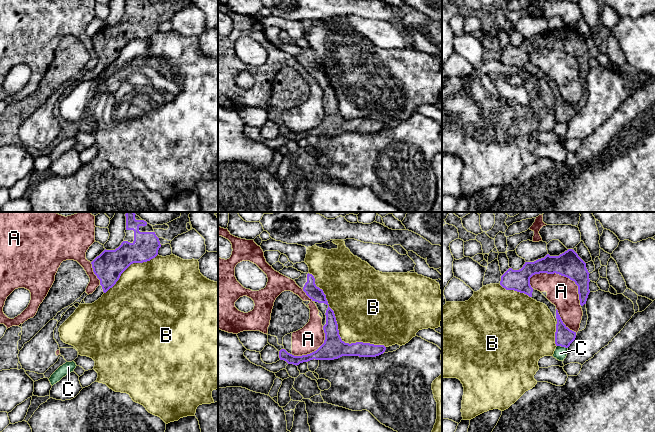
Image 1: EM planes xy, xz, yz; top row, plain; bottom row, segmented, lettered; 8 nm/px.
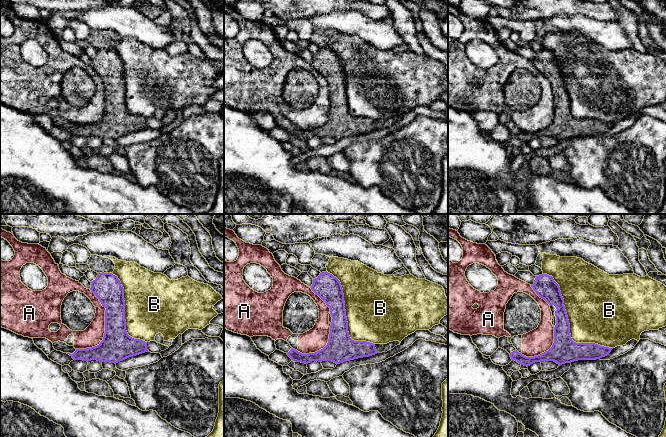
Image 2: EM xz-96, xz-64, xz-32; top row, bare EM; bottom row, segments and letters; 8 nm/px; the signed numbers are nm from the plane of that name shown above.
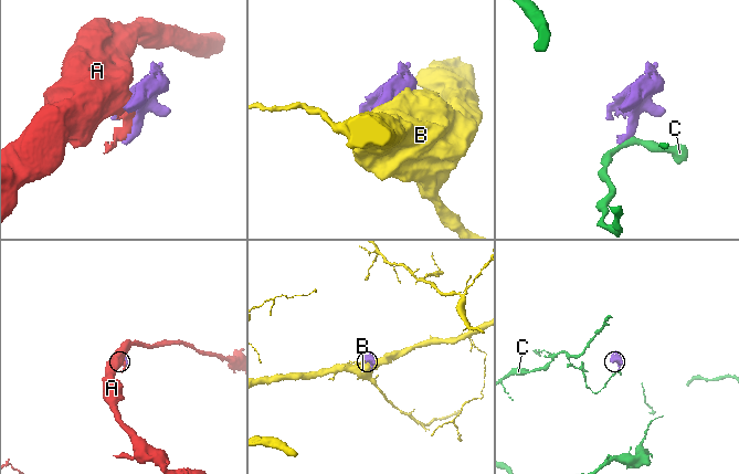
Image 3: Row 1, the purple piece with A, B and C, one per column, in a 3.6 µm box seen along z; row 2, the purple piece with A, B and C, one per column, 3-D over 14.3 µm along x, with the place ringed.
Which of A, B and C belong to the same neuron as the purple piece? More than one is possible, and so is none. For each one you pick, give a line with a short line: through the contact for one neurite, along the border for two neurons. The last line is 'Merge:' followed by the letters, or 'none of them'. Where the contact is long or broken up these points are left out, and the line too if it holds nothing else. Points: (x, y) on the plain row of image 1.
Merge: none of them

